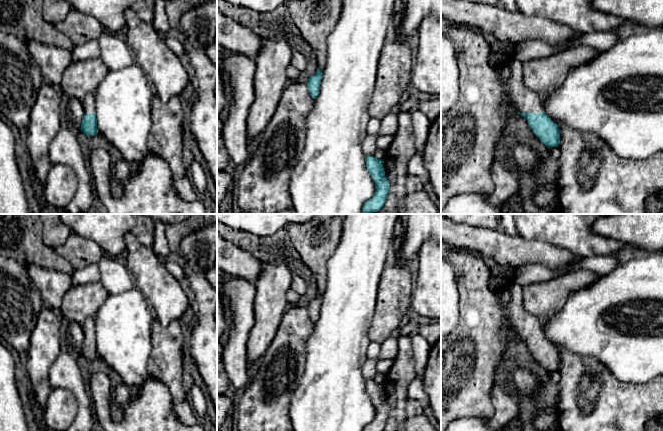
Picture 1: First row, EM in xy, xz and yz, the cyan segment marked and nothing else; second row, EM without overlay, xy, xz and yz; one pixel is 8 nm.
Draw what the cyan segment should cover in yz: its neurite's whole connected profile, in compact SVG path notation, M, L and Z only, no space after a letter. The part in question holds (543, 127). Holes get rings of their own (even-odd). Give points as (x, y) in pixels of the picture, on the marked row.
M441 17L441 35L446 37L453 45L455 55L457 58L457 63L459 67L459 97L455 104L449 109L447 114L441 118L441 209L447 204L450 198L459 194L483 194L491 195L495 191L495 184L491 176L492 165L495 160L495 148L504 130L507 129L507 106L504 102L504 98L507 97L511 103L515 106L517 112L524 118L527 119L529 126L531 127L533 133L541 140L541 142L548 147L548 149L553 147L558 147L560 144L560 133L556 123L554 123L543 111L541 104L541 96L529 89L523 84L523 68L522 63L519 60L511 59L510 63L512 66L511 76L504 81L498 72L498 68L493 67L489 63L490 56L490 46L486 39L481 35L480 31L477 29L469 28L462 25L452 25L445 19Z

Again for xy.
M95 93L87 94L83 99L84 117L81 123L81 131L87 136L94 136L98 133L96 118Z

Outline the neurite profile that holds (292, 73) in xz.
M290 65L286 70L289 83L295 82L297 78L299 77L300 73L301 71L296 69L294 66Z

